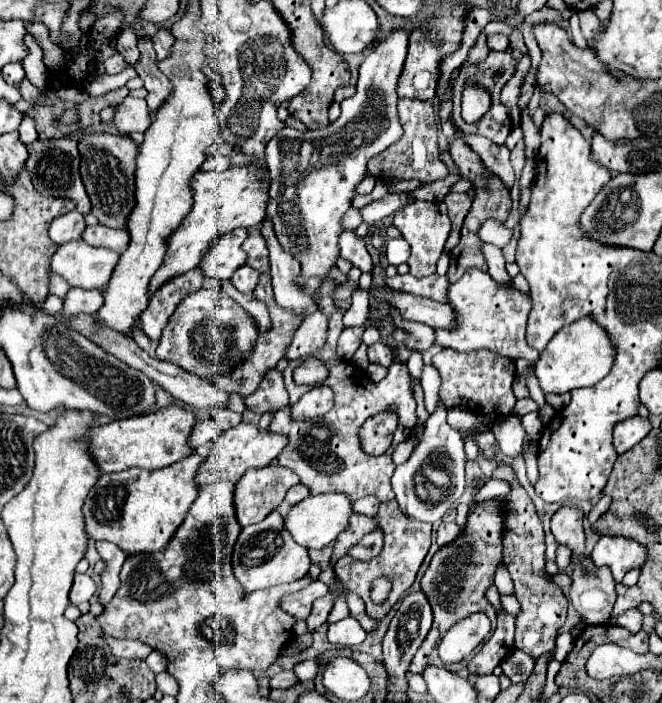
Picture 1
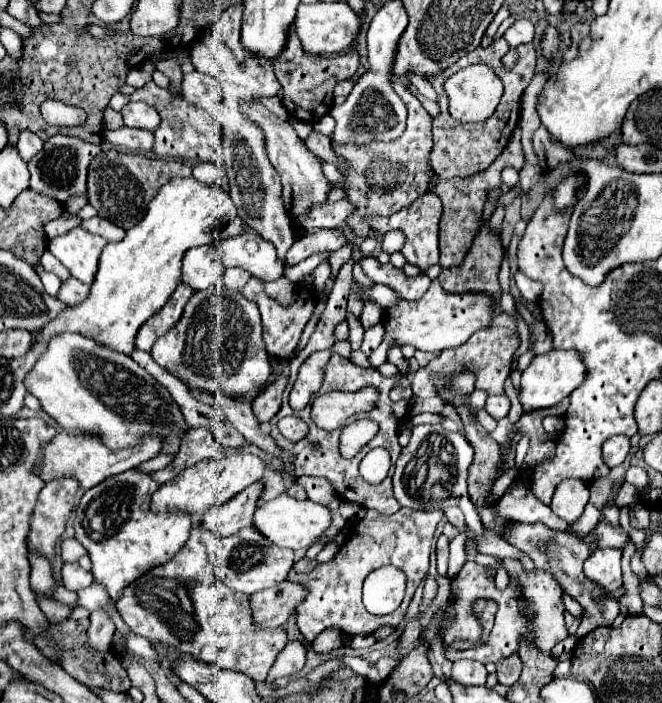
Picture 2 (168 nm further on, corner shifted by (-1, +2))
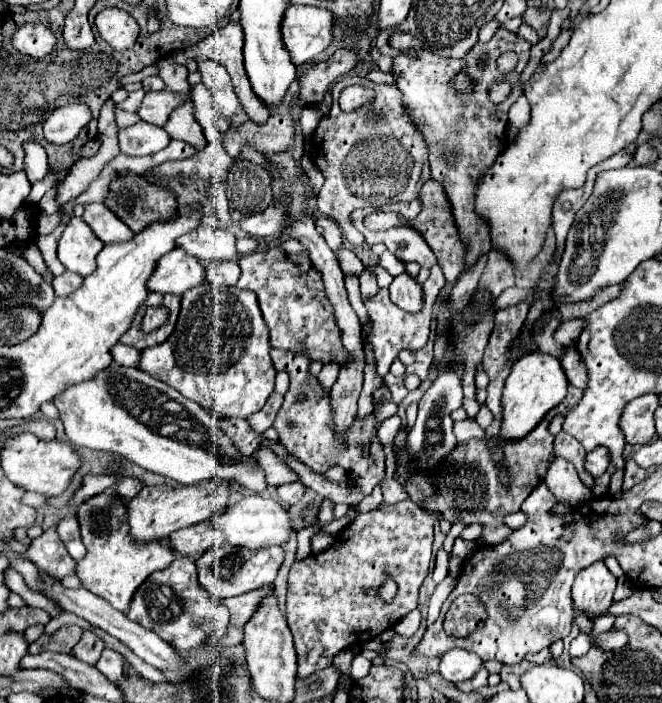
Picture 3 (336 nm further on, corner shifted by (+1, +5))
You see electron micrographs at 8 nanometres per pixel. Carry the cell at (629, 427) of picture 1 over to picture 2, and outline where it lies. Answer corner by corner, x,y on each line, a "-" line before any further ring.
615,435
603,443
603,459
609,467
617,467
631,451
631,439
627,435

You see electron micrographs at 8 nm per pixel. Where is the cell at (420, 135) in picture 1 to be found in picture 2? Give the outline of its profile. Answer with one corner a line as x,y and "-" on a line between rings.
395,79
395,91
397,95
403,99
407,111
409,111
409,117
407,117
407,129
405,133
391,141
391,143
367,143
367,145
333,145
335,153
343,155
349,163
351,163
351,169
349,171
343,171
347,175
347,195
349,195
349,201
357,205
357,213
355,217
349,217
349,227
353,229
355,235
359,237
367,237
371,233
371,219
373,217
387,217
387,215
393,215
395,211
407,207
409,203
413,203
419,195
423,195
429,187
429,181
433,177
433,171
431,171
431,165
429,165
429,151
433,147
433,137
431,137
431,117
429,113
423,109
423,105
419,103
419,99
401,83
401,79

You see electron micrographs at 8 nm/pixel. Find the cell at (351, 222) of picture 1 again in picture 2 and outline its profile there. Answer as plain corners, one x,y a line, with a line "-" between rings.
319,229
307,237
299,237
297,243
291,247
291,251
287,253
285,263
287,265
297,265
299,261
303,261
303,257
315,253
315,251
337,251
339,247
343,247
347,243
345,233
341,229

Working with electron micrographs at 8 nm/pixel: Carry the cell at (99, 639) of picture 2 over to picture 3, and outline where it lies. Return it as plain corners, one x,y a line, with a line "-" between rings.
85,632
83,638
73,646
71,656
75,656
77,660
81,660
81,662
85,662
85,664
95,666
97,660
99,660
99,656
101,656
101,652
103,652
103,648
105,648
103,642
101,642
95,634

